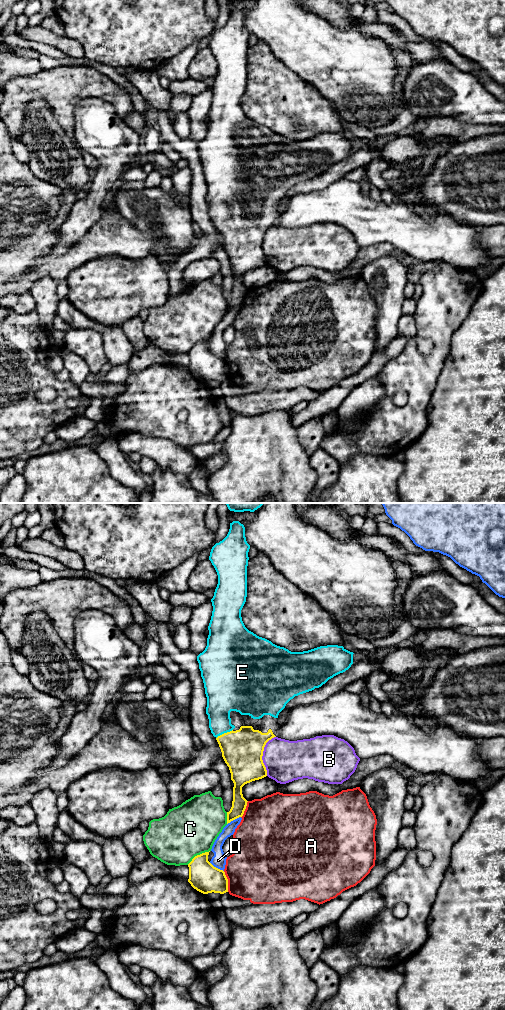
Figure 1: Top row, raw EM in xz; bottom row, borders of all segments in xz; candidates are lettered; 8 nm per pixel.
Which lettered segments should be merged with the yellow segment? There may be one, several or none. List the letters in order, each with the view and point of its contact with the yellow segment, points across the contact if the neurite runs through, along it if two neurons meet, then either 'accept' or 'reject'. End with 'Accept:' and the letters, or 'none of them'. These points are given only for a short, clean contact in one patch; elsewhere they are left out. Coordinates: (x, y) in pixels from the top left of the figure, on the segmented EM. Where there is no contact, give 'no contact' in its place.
A: xz (227, 881) | reject
B: xz (262, 755) | reject
C: xz (198, 855) | reject
D: xz (215, 867) | reject
E: xz (224, 733) | across xz (242, 750), (224, 733), (221, 728), (221, 702) | accept
Accept: E

